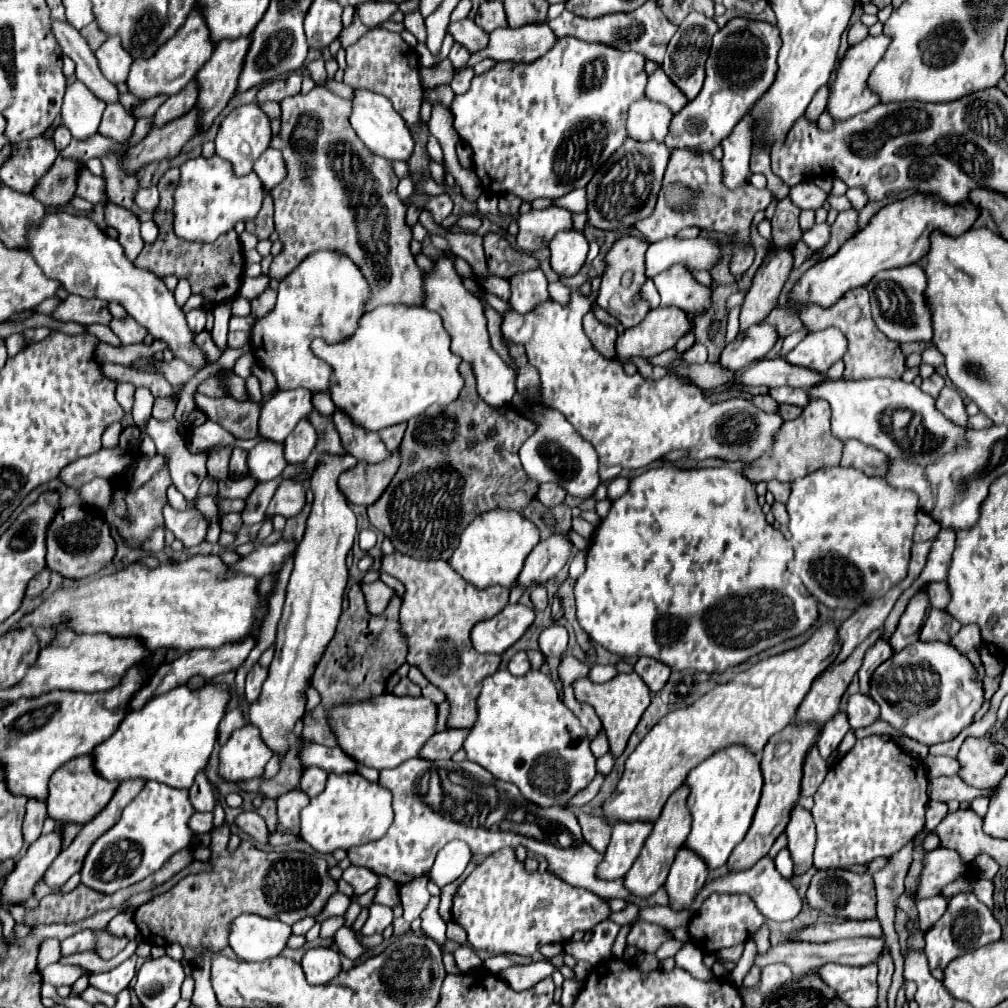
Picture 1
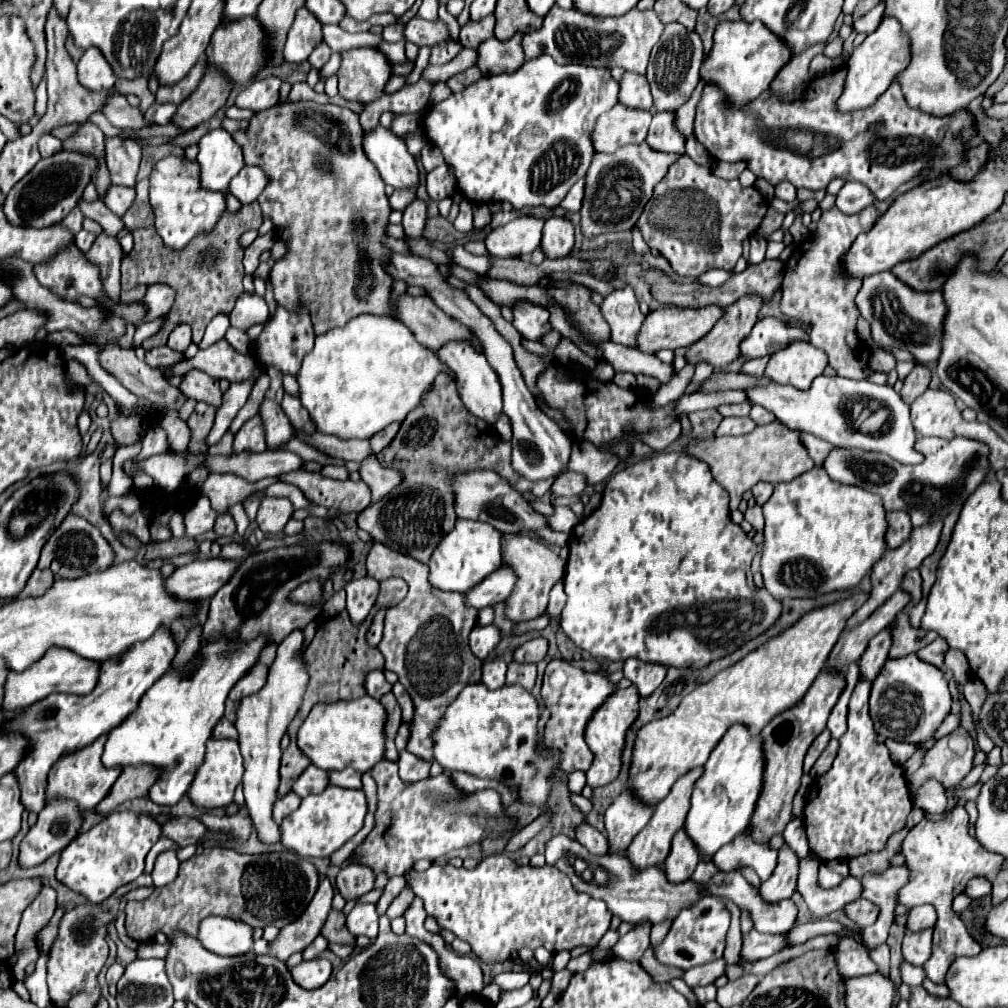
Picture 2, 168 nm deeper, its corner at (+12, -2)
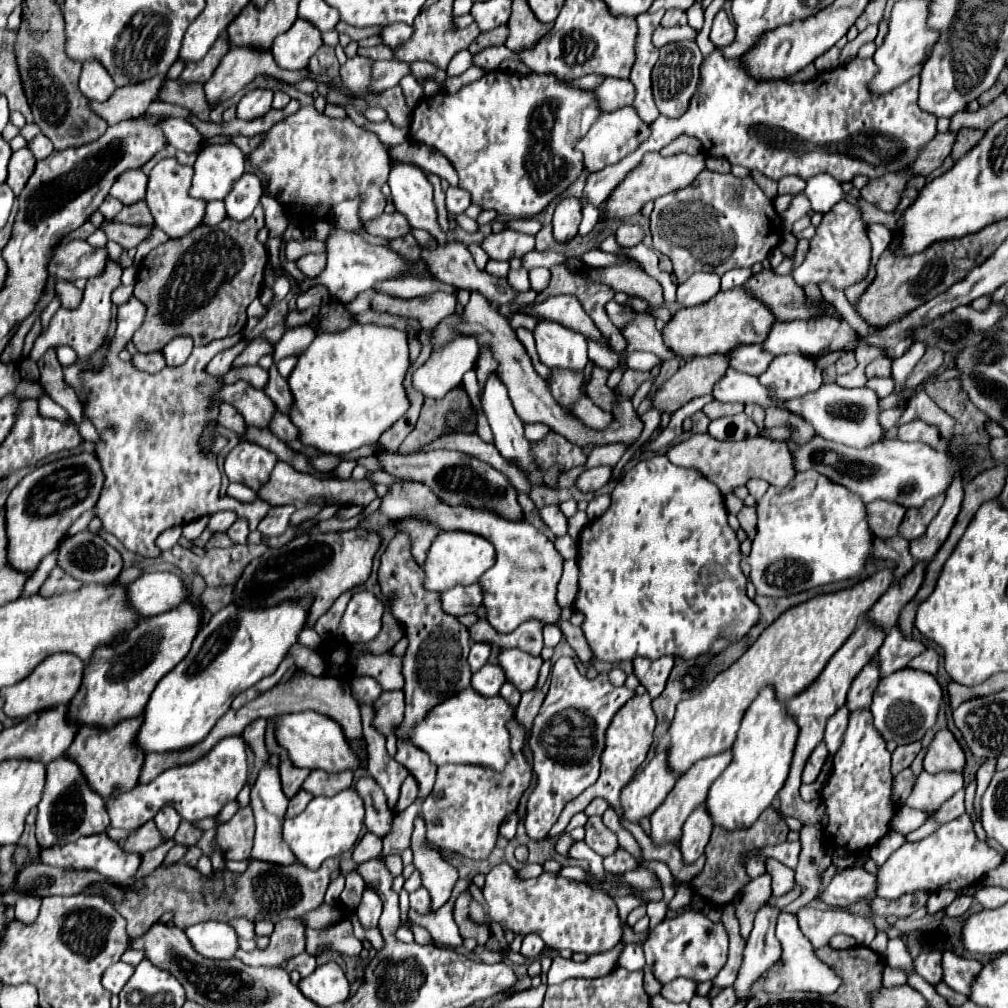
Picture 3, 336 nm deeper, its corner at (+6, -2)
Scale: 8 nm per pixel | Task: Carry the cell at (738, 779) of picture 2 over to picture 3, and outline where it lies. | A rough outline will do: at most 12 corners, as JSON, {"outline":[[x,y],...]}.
{"outline":[[764,687],[708,791],[714,825],[750,827],[784,787],[798,725]]}

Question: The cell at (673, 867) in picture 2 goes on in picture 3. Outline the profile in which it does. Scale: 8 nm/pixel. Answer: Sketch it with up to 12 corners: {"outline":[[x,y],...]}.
{"outline":[[698,805],[686,819],[680,851],[694,863],[710,841],[712,819]]}

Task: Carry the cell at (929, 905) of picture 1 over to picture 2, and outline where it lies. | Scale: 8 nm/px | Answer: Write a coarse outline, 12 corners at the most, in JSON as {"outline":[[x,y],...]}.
{"outline":[[906,929],[902,955],[922,967],[932,947],[932,929]]}

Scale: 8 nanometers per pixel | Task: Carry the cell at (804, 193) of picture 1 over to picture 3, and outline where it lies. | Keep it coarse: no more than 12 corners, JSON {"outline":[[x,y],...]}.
{"outline":[[796,175],[778,181],[778,195],[798,195],[806,181]]}

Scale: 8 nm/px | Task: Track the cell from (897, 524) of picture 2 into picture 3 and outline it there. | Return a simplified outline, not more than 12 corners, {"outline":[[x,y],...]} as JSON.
{"outline":[[890,501],[866,505],[874,535],[892,537],[906,513]]}

